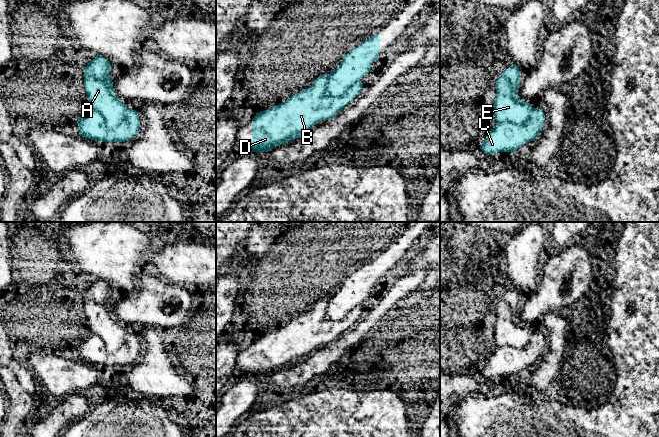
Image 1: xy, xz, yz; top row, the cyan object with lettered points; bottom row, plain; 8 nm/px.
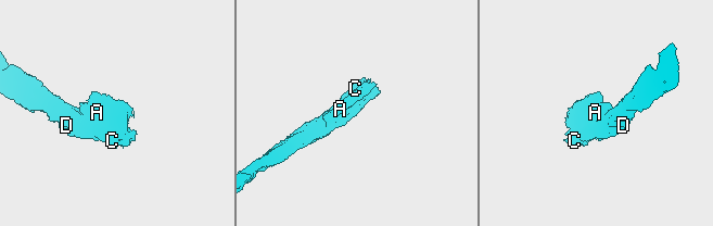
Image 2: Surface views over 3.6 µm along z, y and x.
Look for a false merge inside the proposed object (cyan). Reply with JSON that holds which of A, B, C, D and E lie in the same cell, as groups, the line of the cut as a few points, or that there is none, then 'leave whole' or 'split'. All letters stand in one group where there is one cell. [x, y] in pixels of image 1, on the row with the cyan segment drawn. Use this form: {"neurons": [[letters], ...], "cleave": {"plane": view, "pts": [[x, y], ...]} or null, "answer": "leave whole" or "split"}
{"neurons": [["A", "E"], ["B", "C", "D"]], "cleave": {"plane": "xz", "pts": [[359, 80], [354, 82], [340, 95], [328, 96], [324, 92]]}, "answer": "split"}

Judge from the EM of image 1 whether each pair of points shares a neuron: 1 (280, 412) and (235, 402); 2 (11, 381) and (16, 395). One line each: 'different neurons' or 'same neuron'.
1: different neurons
2: same neuron

